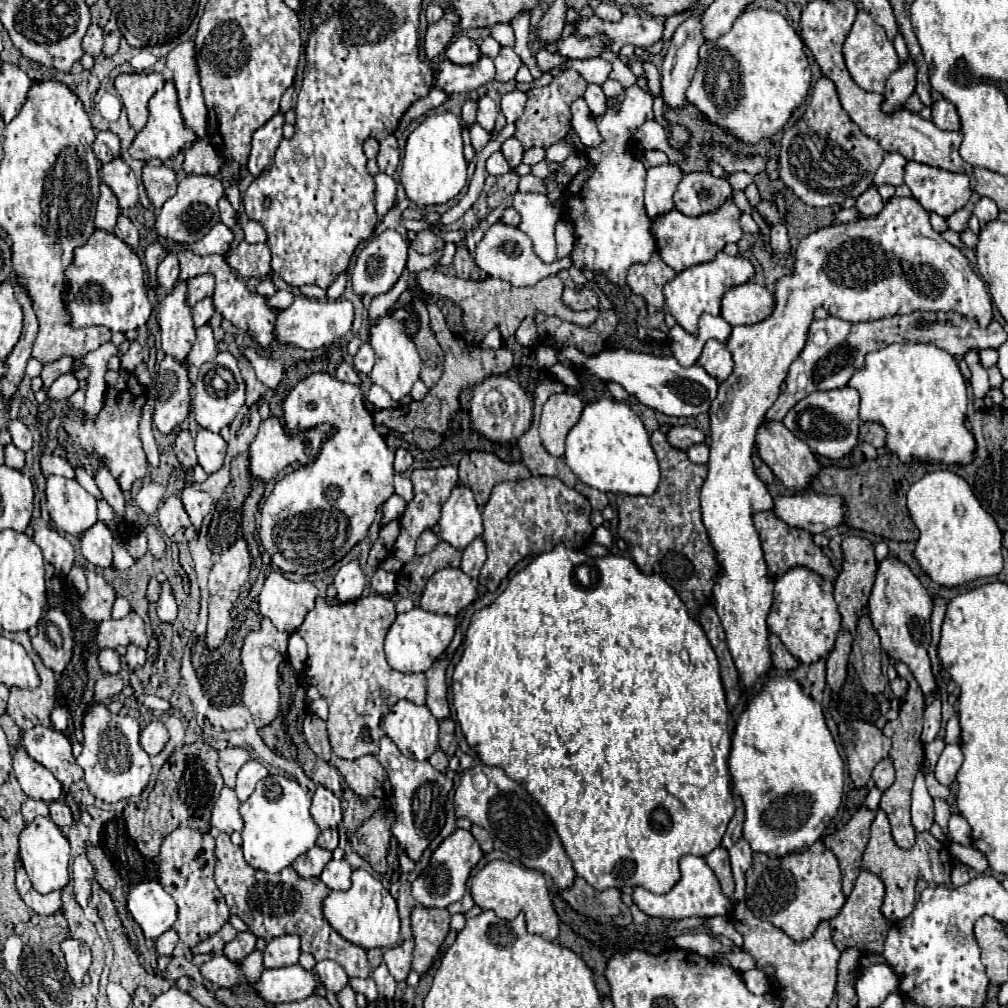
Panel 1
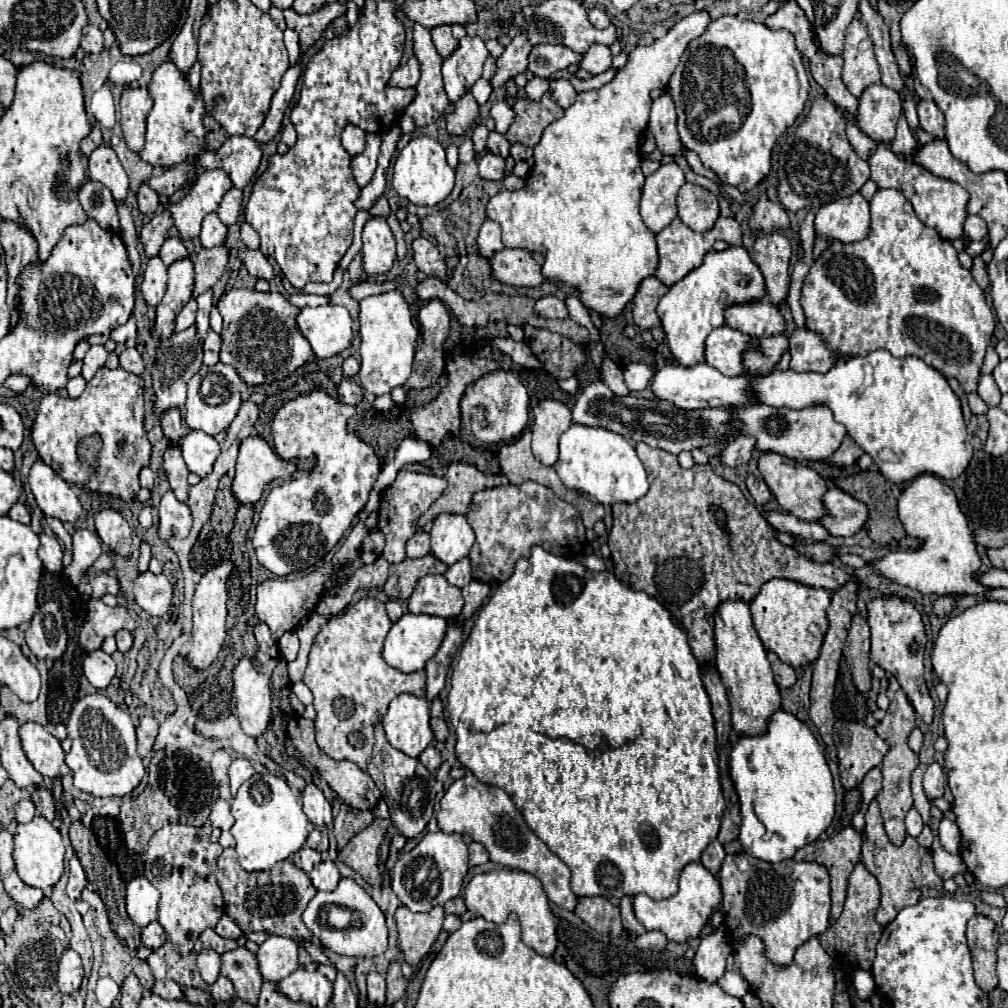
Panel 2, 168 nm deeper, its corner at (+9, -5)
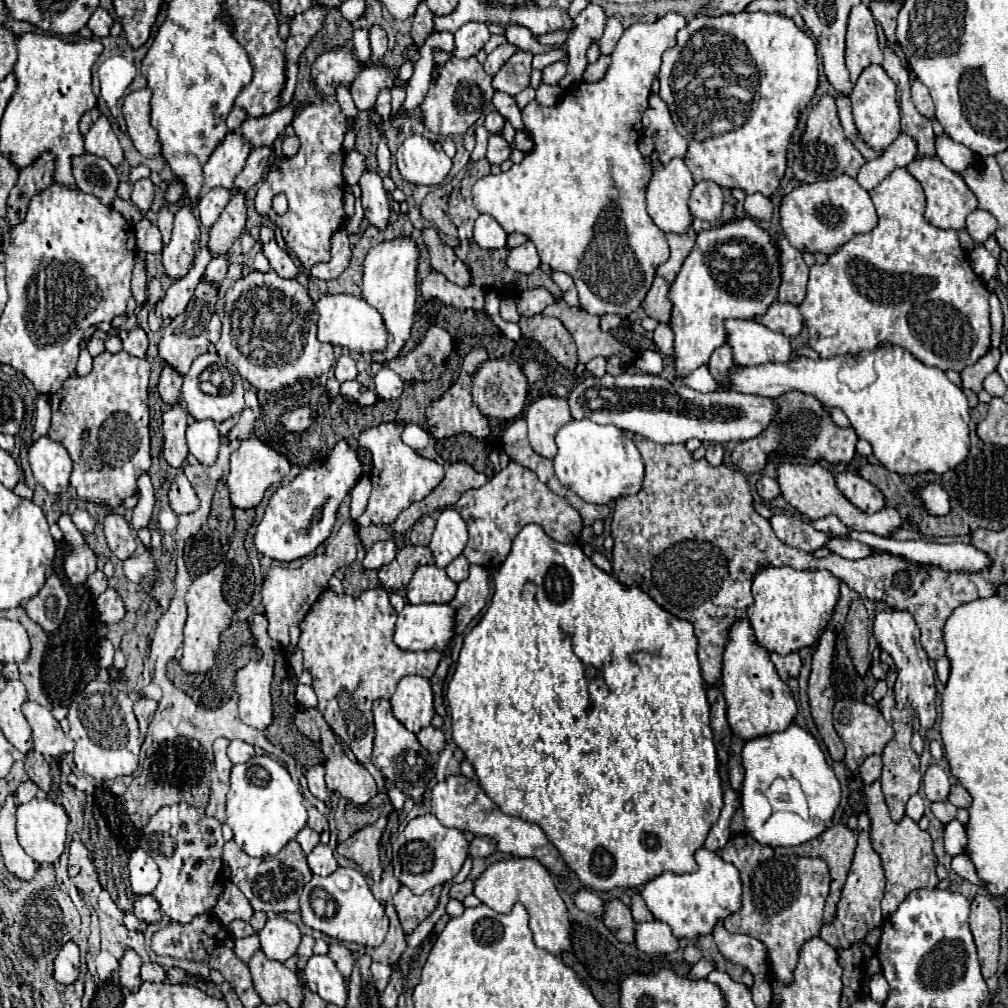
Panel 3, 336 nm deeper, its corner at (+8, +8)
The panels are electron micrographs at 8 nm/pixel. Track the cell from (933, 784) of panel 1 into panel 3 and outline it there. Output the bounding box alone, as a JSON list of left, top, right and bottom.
[949,784,971,808]

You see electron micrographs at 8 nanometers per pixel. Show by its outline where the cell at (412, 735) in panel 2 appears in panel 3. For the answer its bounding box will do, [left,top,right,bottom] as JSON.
[391,676,435,734]

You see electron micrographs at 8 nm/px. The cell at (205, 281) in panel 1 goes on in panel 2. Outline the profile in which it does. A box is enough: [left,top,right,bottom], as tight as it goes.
[194,245,228,299]

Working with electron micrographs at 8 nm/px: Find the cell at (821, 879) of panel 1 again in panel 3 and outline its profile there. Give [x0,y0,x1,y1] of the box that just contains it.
[717,834,829,984]

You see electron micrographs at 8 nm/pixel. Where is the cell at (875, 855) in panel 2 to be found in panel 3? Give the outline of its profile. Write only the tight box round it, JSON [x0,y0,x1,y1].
[865,782,939,916]

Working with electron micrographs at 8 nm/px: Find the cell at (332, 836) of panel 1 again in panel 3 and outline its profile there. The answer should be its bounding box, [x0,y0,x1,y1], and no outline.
[307,806,327,832]

